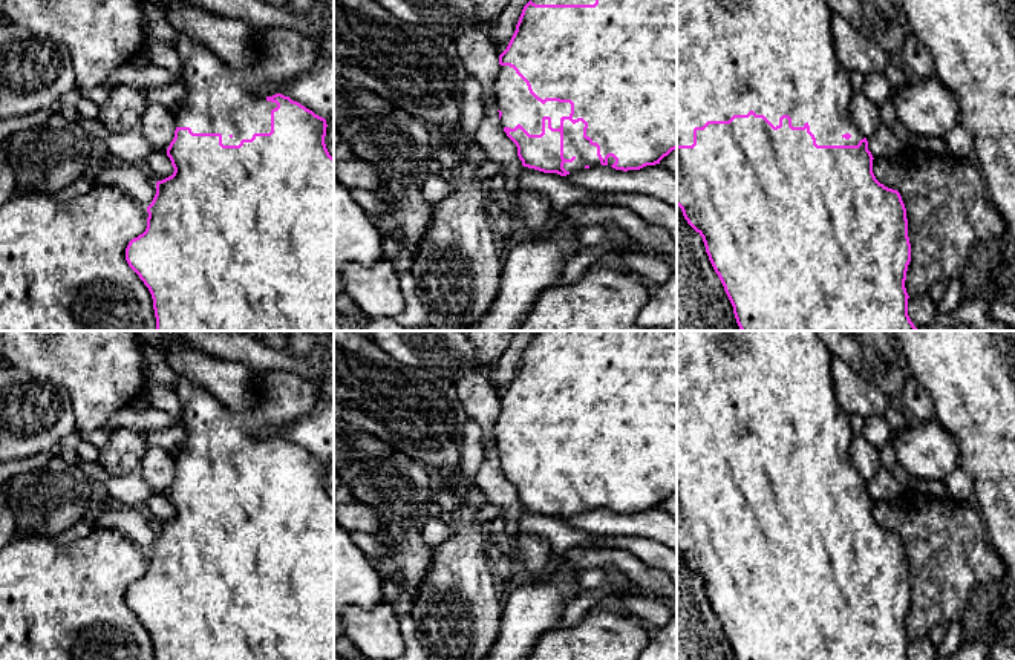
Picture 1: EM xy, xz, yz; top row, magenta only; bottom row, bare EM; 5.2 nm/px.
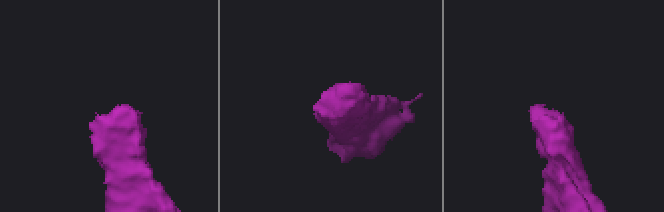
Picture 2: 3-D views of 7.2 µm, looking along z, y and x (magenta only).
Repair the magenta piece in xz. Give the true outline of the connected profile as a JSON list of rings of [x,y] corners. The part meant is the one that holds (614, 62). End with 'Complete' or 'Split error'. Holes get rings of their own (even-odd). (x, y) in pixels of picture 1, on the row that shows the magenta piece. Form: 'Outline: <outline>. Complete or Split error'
Outline: [[[530,0],[507,49],[499,55],[499,64],[494,81],[499,121],[516,144],[524,167],[560,176],[599,164],[628,172],[660,164],[677,149],[677,0]]]. Split error

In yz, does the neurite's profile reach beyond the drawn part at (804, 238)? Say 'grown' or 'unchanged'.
grown

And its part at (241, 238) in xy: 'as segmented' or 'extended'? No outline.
extended

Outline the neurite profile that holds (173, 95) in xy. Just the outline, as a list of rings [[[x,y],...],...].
[[[168,84],[168,86],[153,86],[144,92],[145,101],[148,103],[159,103],[168,109],[179,107],[185,103],[187,89],[179,84]]]

